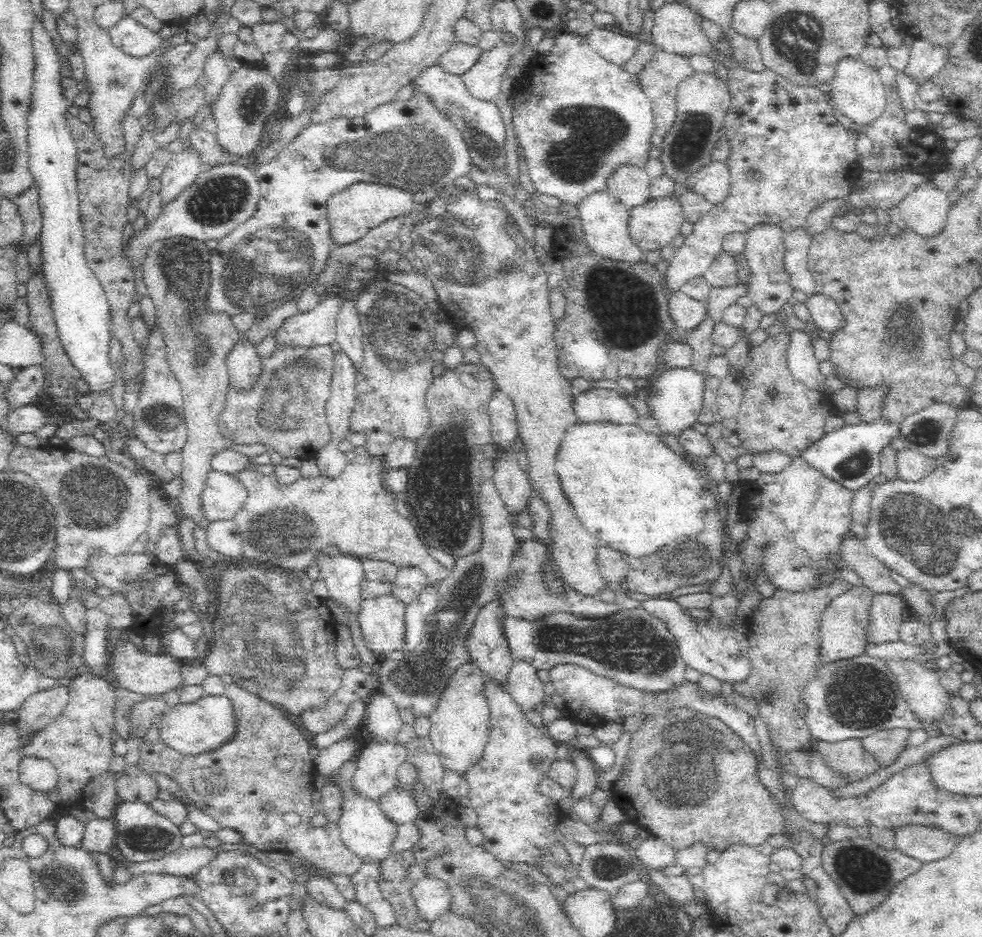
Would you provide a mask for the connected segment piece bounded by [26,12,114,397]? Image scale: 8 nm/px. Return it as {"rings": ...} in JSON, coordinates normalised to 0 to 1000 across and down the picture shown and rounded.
{"rings":[[[35,13],[31,33],[31,45],[34,55],[33,94],[31,96],[32,107],[26,124],[29,179],[40,209],[39,220],[43,237],[41,252],[41,267],[43,267],[41,271],[43,273],[42,290],[48,304],[51,327],[54,331],[54,338],[61,364],[63,364],[69,381],[73,384],[75,391],[79,393],[81,401],[92,413],[94,423],[97,424],[100,418],[112,417],[113,408],[115,407],[116,396],[114,396],[110,378],[113,361],[113,331],[106,308],[100,296],[91,285],[85,268],[87,251],[78,206],[78,157],[68,130],[69,115],[74,113],[74,111],[67,105],[66,96],[63,93],[64,82],[61,75],[63,67],[61,55],[59,55],[54,41],[43,26],[44,20],[41,20],[41,16]]]}

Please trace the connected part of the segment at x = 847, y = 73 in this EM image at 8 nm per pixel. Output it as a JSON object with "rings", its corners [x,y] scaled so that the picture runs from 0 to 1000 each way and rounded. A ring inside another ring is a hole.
{"rings":[[[874,62],[855,64],[845,92],[847,94],[844,98],[845,110],[877,137],[886,136],[901,120],[904,110],[901,90],[894,76],[890,76]]]}

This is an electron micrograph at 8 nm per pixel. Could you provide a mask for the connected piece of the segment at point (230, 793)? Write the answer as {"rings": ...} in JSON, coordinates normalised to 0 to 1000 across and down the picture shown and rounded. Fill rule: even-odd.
{"rings":[[[231,730],[229,743],[236,749],[240,767],[242,767],[242,783],[236,792],[218,803],[210,803],[204,807],[191,807],[172,797],[164,788],[157,792],[146,791],[142,796],[142,812],[136,818],[128,816],[124,824],[119,825],[117,842],[122,856],[154,857],[159,853],[162,842],[155,826],[167,826],[175,830],[183,839],[189,850],[198,858],[224,879],[225,884],[237,884],[246,892],[246,900],[259,904],[264,908],[295,910],[305,918],[312,918],[322,928],[330,928],[336,934],[359,935],[370,923],[370,920],[350,902],[346,886],[334,886],[328,882],[318,882],[318,873],[328,864],[327,856],[320,856],[318,844],[324,839],[324,829],[320,820],[320,812],[316,810],[314,800],[317,796],[314,784],[304,775],[303,771],[287,756],[277,752],[264,743],[255,740],[241,730]],[[283,807],[290,807],[298,811],[298,816],[291,822],[281,816]],[[277,856],[278,864],[271,864],[268,859]]]}

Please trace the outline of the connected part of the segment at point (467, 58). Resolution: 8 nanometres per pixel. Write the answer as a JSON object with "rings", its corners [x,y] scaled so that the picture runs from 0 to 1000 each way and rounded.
{"rings":[[[463,43],[458,51],[446,61],[445,70],[456,79],[468,82],[485,68],[484,64],[490,55],[488,48],[477,48]]]}

